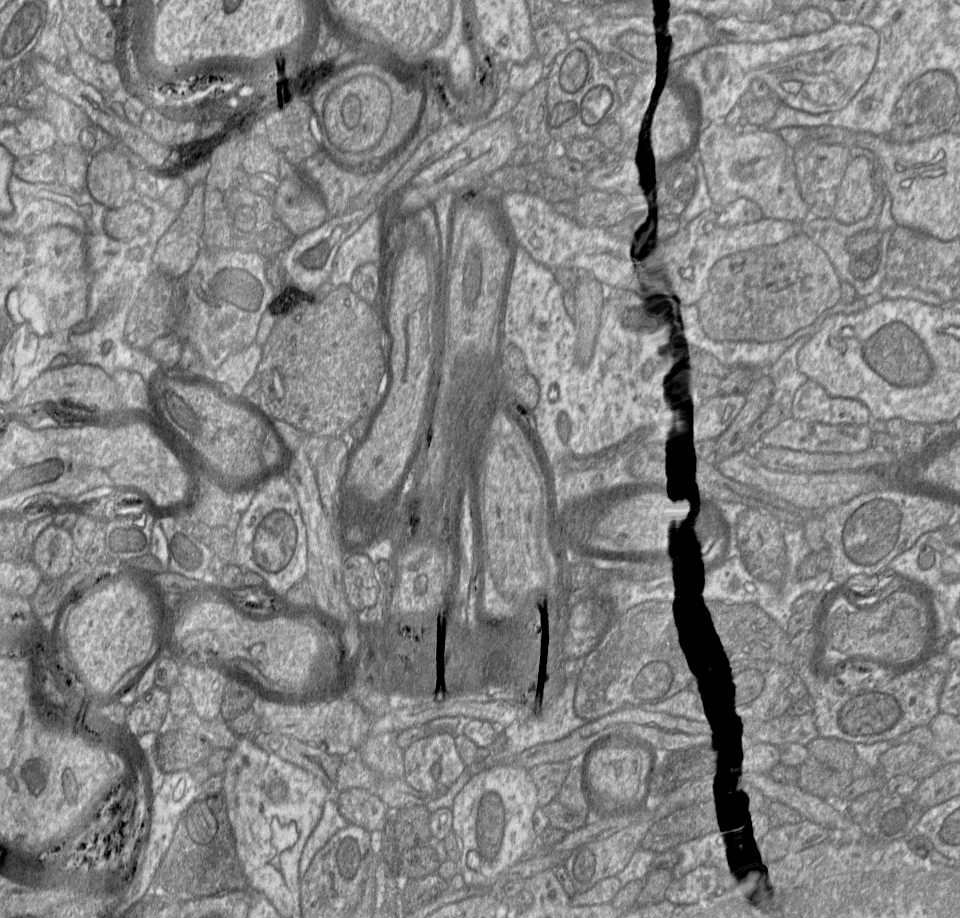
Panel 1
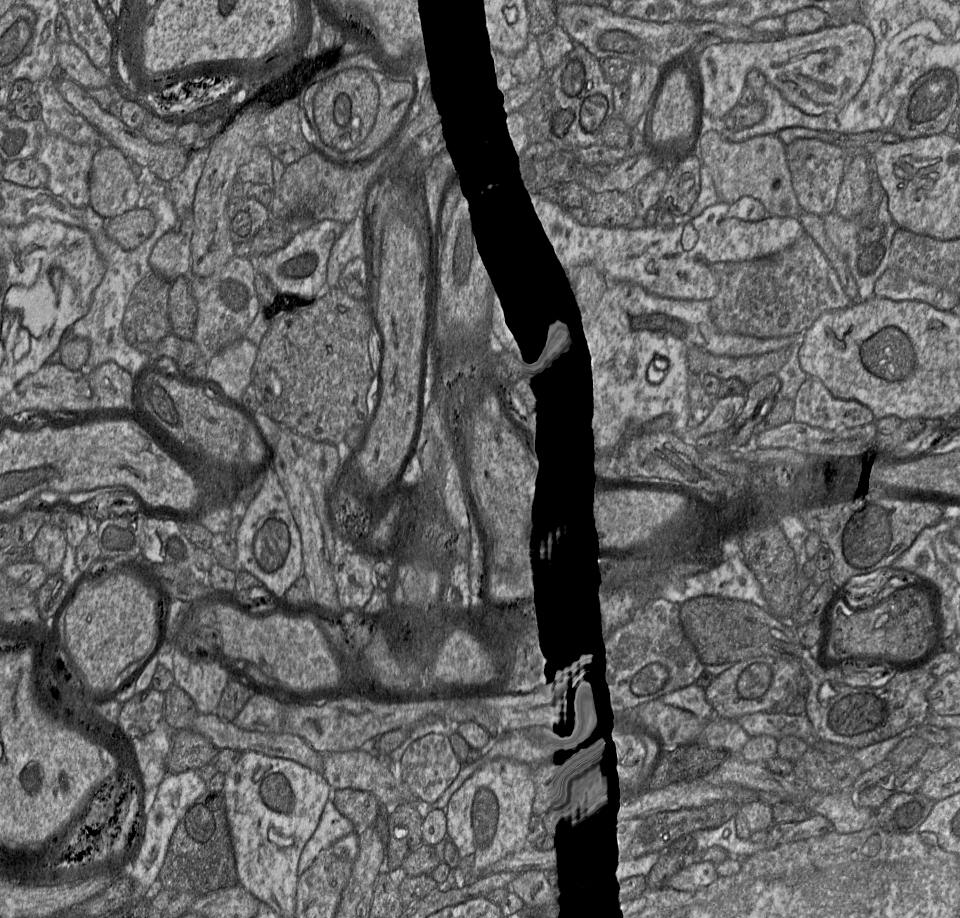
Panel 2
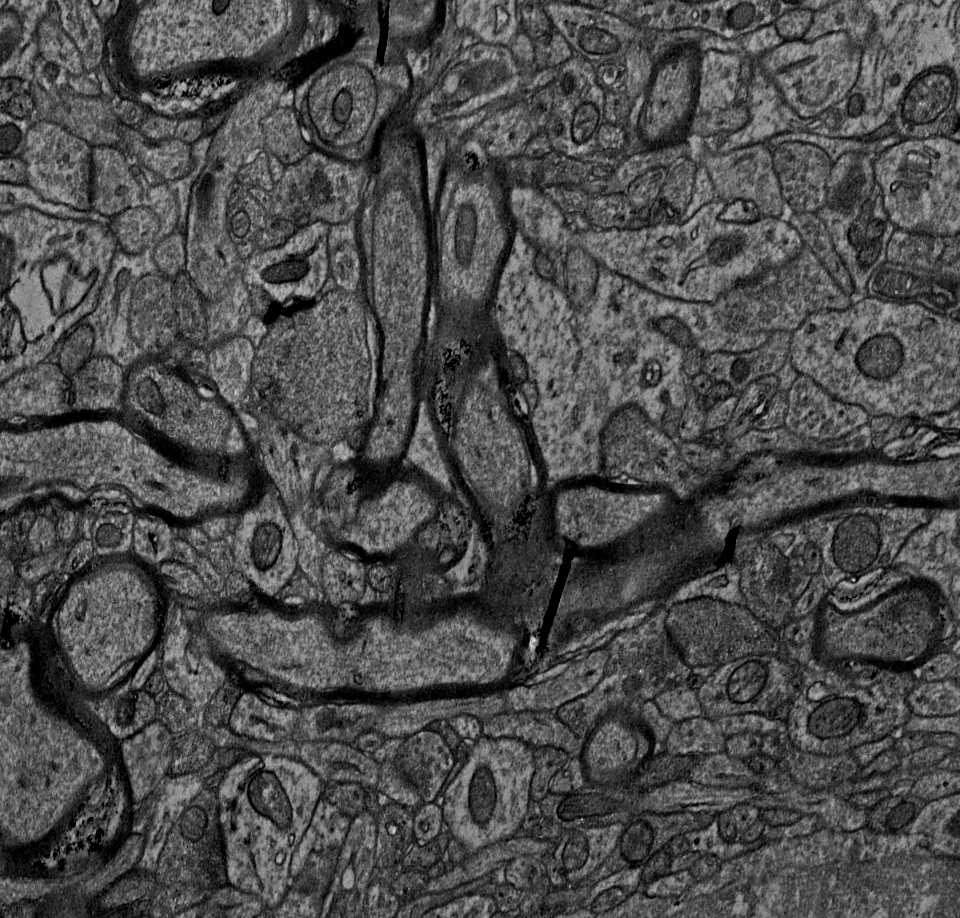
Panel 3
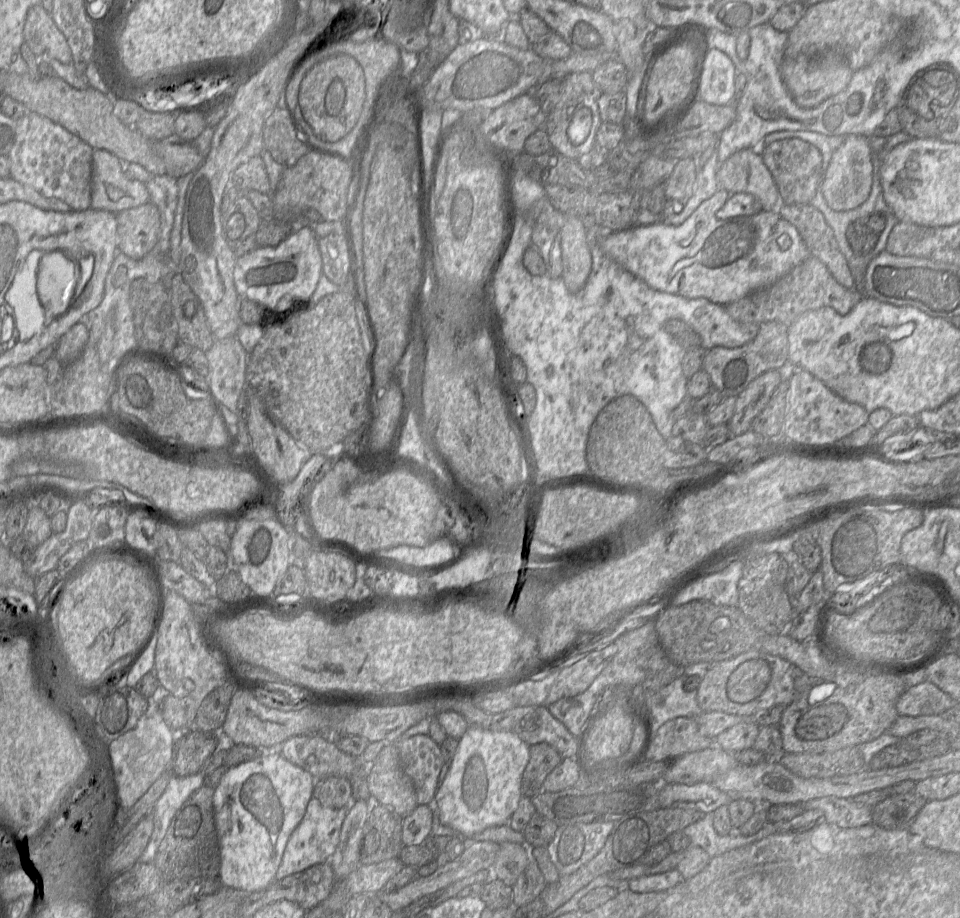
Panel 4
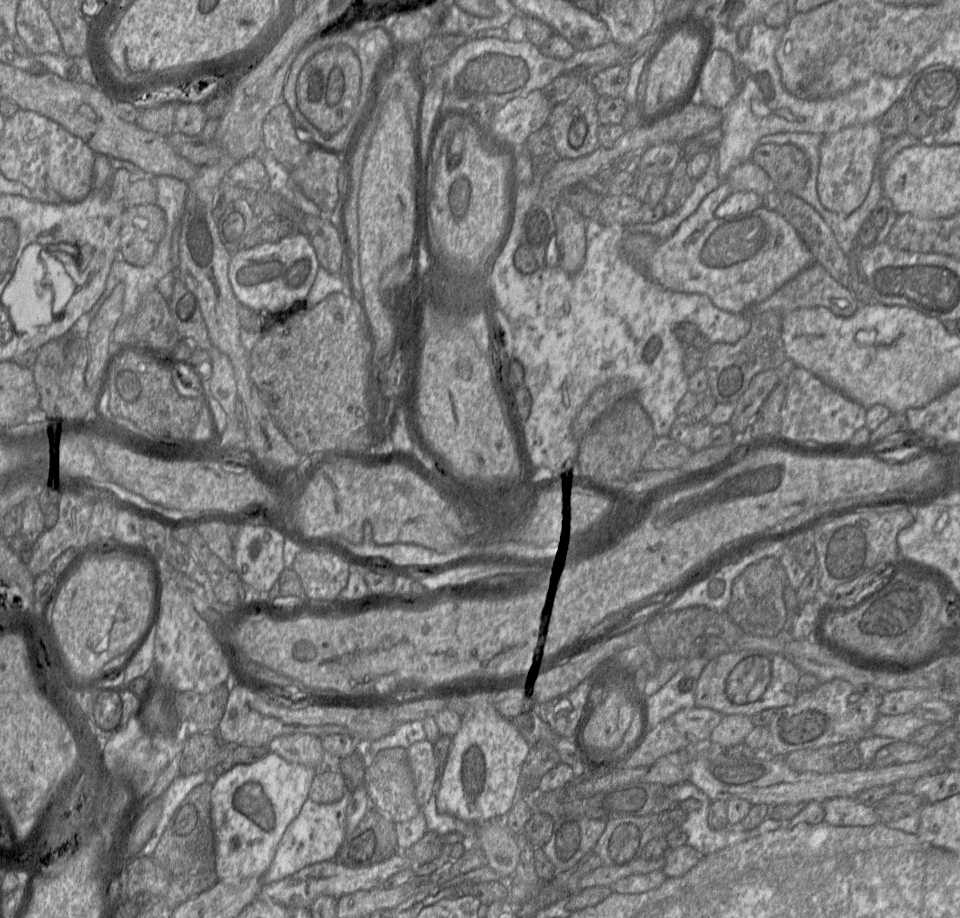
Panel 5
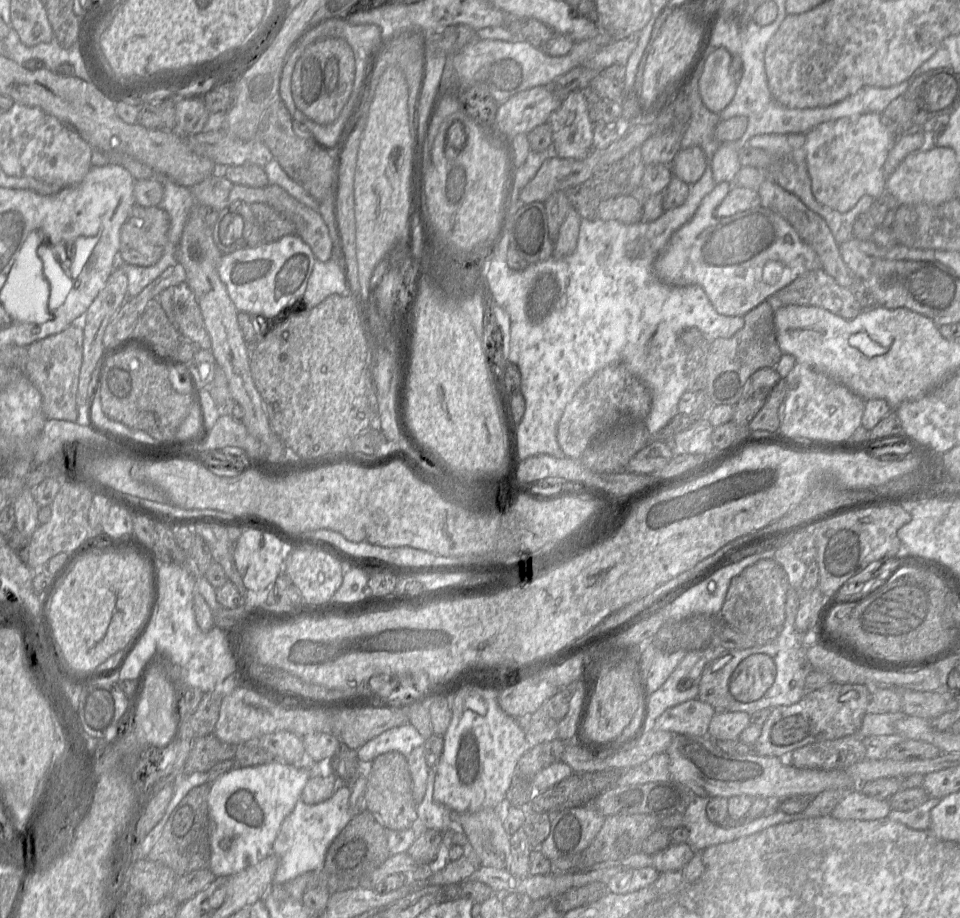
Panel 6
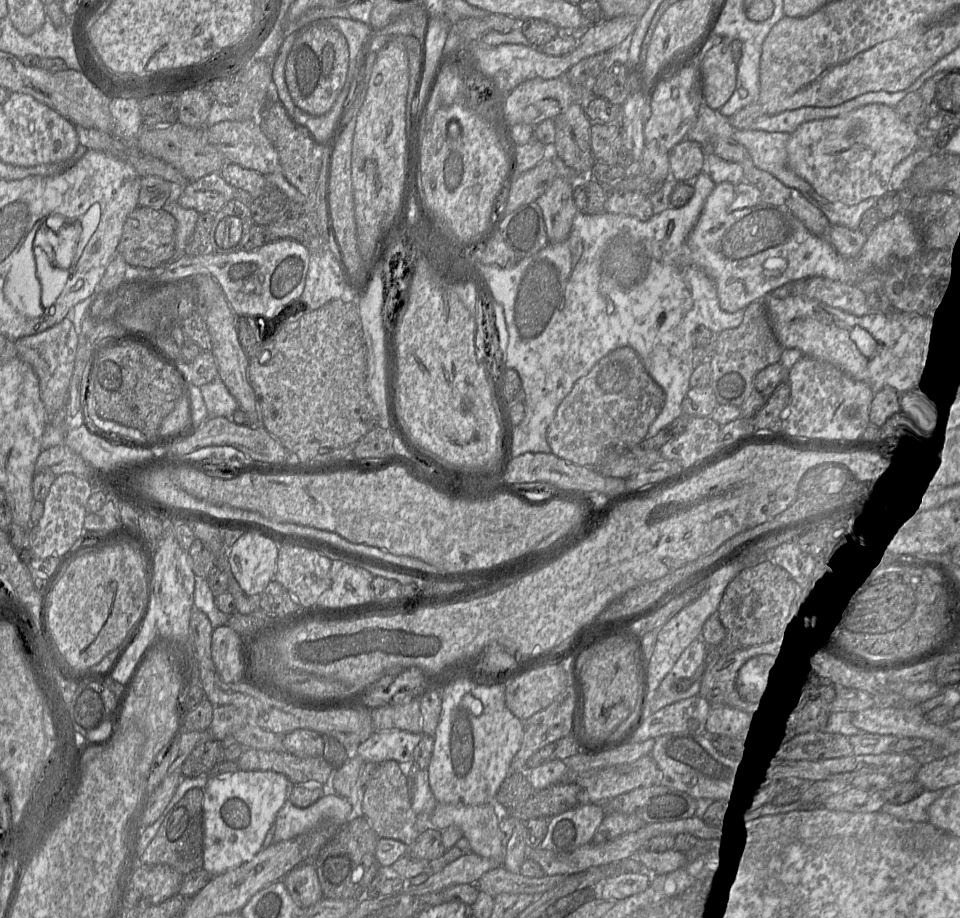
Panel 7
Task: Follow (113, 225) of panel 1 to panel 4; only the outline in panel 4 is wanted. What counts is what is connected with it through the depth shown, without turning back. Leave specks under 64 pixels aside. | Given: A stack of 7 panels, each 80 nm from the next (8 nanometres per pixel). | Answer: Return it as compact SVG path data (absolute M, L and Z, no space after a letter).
M147 202L116 214L118 251L139 260L157 244L161 234L161 214L156 205Z

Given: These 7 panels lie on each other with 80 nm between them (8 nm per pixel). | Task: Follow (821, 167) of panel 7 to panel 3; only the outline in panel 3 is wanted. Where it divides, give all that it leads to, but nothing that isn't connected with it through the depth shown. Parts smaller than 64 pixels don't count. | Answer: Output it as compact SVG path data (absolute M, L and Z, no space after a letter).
M847 152L834 163L826 181L827 204L860 207L875 184L873 161L864 153Z

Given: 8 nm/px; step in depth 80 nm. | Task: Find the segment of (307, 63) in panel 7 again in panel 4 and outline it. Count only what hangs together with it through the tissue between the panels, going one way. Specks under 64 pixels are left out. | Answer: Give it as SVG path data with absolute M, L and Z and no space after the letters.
M338 54L314 65L301 81L298 102L305 120L317 138L336 142L356 125L365 101L365 76L360 64L347 54Z

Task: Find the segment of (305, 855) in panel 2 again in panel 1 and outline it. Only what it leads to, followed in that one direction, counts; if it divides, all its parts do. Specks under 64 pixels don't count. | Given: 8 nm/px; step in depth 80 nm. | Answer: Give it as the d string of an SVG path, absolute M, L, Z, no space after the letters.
M330 792L324 802L322 816L309 836L299 861L299 875L302 879L315 854L325 846L329 839L349 823L340 814L336 792Z

